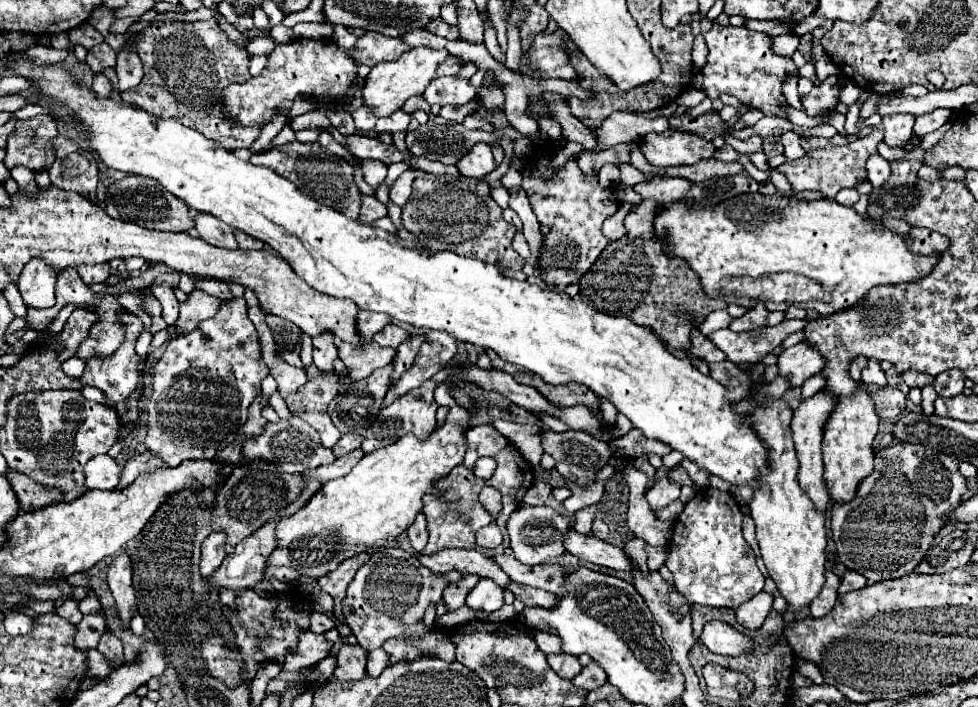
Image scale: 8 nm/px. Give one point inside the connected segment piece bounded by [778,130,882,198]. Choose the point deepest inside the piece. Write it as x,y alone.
828,170

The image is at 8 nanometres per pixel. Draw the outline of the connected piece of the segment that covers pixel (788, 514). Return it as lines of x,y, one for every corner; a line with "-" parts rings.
774,400
774,402
758,402
760,404
760,408
758,410
754,410
750,416
754,418
754,426
756,426
756,430
758,430
758,436
770,446
770,454
772,454
772,462
770,462
770,474
766,474
766,488
768,488
768,492
764,492
764,494
754,494
754,498
752,498
752,502
748,504
750,506
750,510
752,510
752,520
754,520
754,524
756,524
756,540
758,540
758,546
760,546
760,554
762,554
762,560
764,560
764,566
766,566
766,570
768,570
768,574
770,574
770,578
776,582
776,586
778,586
778,592
784,596
784,600
788,602
788,610
792,610
792,612
800,612
804,606
808,606
820,592
822,592
822,588
824,588
824,574
826,574
826,528
824,528
824,514
822,512
818,512
818,510
814,510
814,504
810,502
810,498
800,490
800,486
798,486
798,480
796,480
796,472
798,472
798,460
796,460
796,452
794,452
794,444
792,444
792,430
790,430
790,420
792,420
792,410
790,410
790,406
784,402
784,400

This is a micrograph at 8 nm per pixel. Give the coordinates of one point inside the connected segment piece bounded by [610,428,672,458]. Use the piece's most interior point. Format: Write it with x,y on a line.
633,444

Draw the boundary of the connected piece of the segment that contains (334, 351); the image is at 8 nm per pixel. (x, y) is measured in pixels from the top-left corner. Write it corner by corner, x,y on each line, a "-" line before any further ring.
324,334
322,338
314,338
314,364
320,372
330,374
334,370
334,362
338,358
338,348
334,346
334,338

